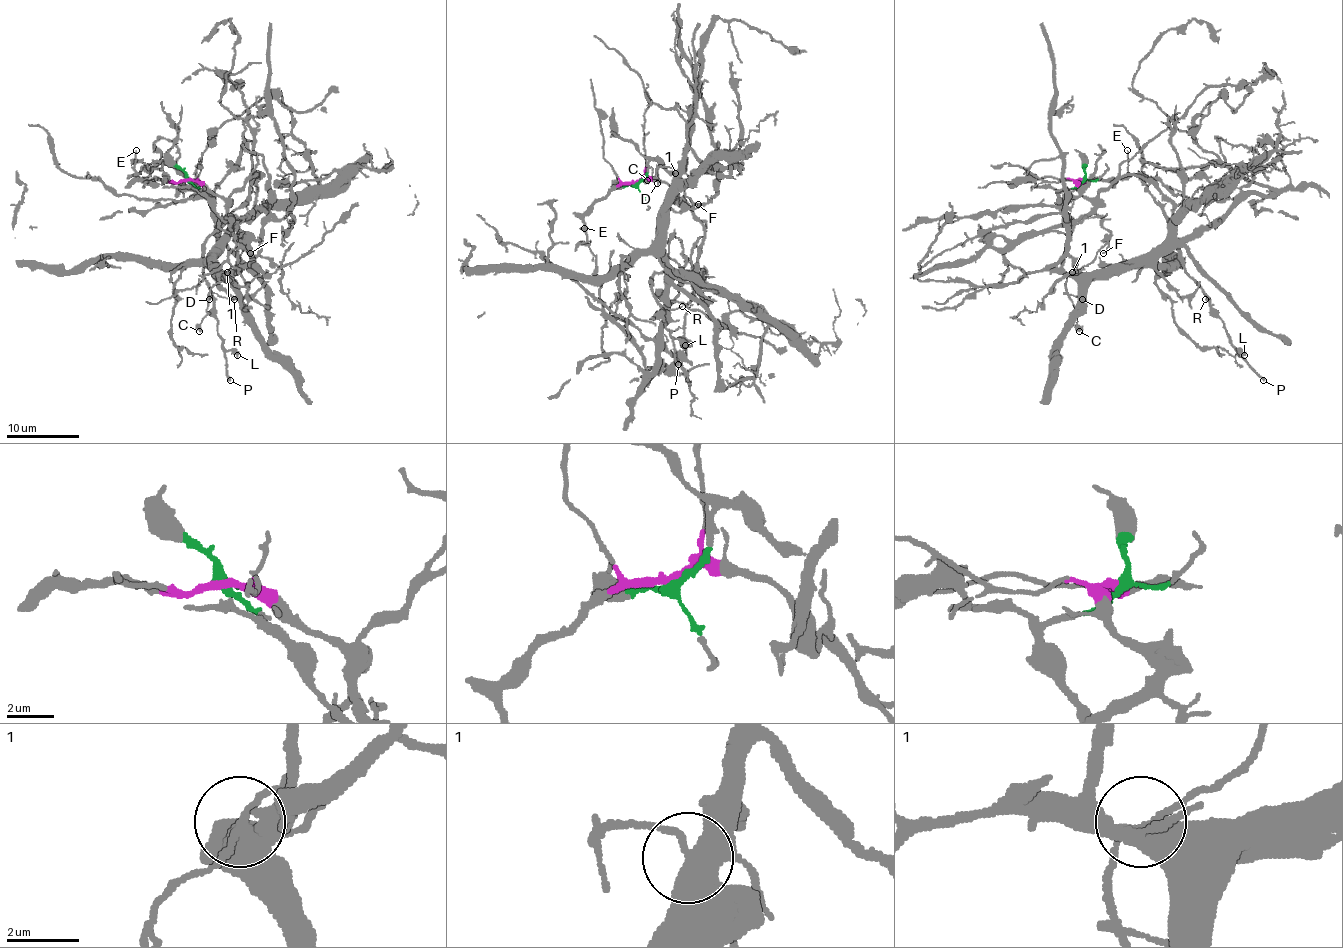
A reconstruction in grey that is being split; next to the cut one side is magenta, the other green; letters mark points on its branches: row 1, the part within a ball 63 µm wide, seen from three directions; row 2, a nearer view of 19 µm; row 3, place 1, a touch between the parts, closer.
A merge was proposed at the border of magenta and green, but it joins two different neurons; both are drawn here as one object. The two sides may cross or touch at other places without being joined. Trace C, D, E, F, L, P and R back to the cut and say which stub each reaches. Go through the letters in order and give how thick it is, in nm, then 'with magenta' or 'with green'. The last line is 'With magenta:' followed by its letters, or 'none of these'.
C: calibre 600 nm; with magenta
D: calibre 130 nm; with magenta
E: calibre 140 nm; with magenta
F: calibre 130 nm; with magenta
L: calibre 550 nm; with magenta
P: calibre 240 nm; with magenta
R: calibre 140 nm; with magenta
With magenta: C, D, E, F, L, P, R

